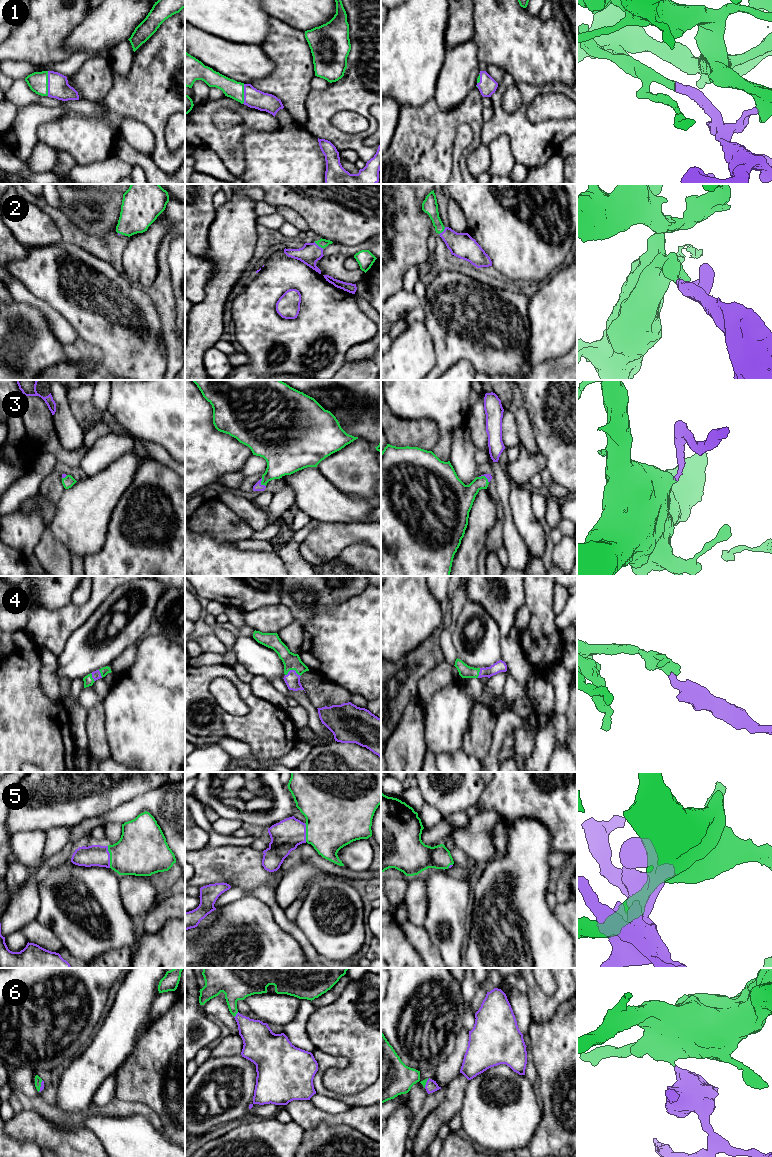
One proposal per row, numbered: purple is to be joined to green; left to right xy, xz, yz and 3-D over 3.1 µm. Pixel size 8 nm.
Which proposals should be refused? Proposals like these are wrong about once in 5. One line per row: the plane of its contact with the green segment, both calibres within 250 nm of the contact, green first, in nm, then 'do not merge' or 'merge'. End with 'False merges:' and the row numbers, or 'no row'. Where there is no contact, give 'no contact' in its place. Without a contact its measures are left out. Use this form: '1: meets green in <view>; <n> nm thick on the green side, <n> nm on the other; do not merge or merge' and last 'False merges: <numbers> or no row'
1: meets green in xy; 160 nm thick on the green side, 170 nm on the other; merge
2: meets green in xz; 70 nm thick on the green side, 170 nm on the other; merge
3: meets green in xz; 240 nm thick on the green side, 60 nm on the other; merge
4: meets green in xz; 140 nm thick on the green side, 120 nm on the other; merge
5: meets green in xy; 380 nm thick on the green side, 180 nm on the other; merge
6: meets green in xz; 260 nm thick on the green side, 240 nm on the other; merge
False merges: no row

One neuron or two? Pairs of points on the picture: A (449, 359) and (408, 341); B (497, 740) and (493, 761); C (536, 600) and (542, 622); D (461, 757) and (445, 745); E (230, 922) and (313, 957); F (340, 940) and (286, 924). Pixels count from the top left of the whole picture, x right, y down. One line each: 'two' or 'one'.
A: two
B: one
C: one
D: two
E: two
F: two

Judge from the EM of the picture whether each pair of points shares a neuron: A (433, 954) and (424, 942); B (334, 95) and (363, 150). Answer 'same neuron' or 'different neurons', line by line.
A: same neuron
B: same neuron

